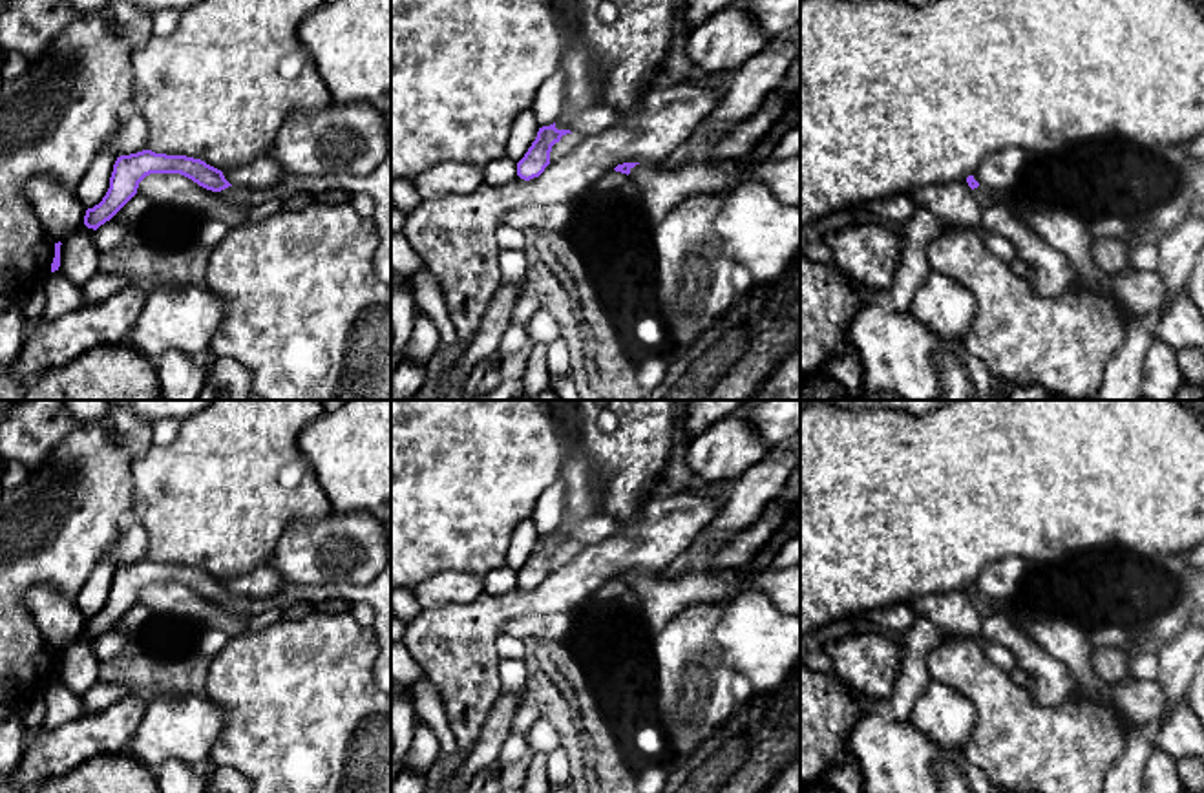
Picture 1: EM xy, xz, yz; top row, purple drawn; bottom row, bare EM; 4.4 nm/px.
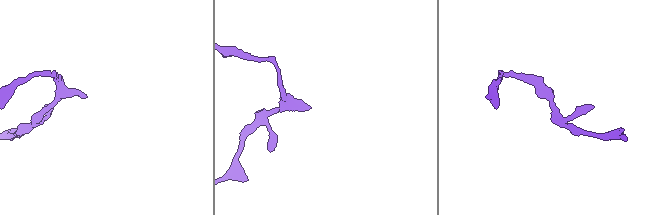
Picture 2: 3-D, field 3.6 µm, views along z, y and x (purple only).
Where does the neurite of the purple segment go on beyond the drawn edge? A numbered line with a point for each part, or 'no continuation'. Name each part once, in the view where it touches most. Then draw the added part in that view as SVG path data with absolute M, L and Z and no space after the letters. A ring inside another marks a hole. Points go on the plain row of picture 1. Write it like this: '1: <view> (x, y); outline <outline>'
1: xz (662, 598); outline M800 561L782 570L747 576L742 568L661 577L639 572L630 583L641 596L638 616L656 636L676 614L696 601L731 601L745 590L764 592L784 614L800 616Z

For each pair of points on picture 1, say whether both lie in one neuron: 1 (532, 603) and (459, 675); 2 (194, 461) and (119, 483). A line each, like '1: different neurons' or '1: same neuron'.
1: same neuron
2: different neurons

